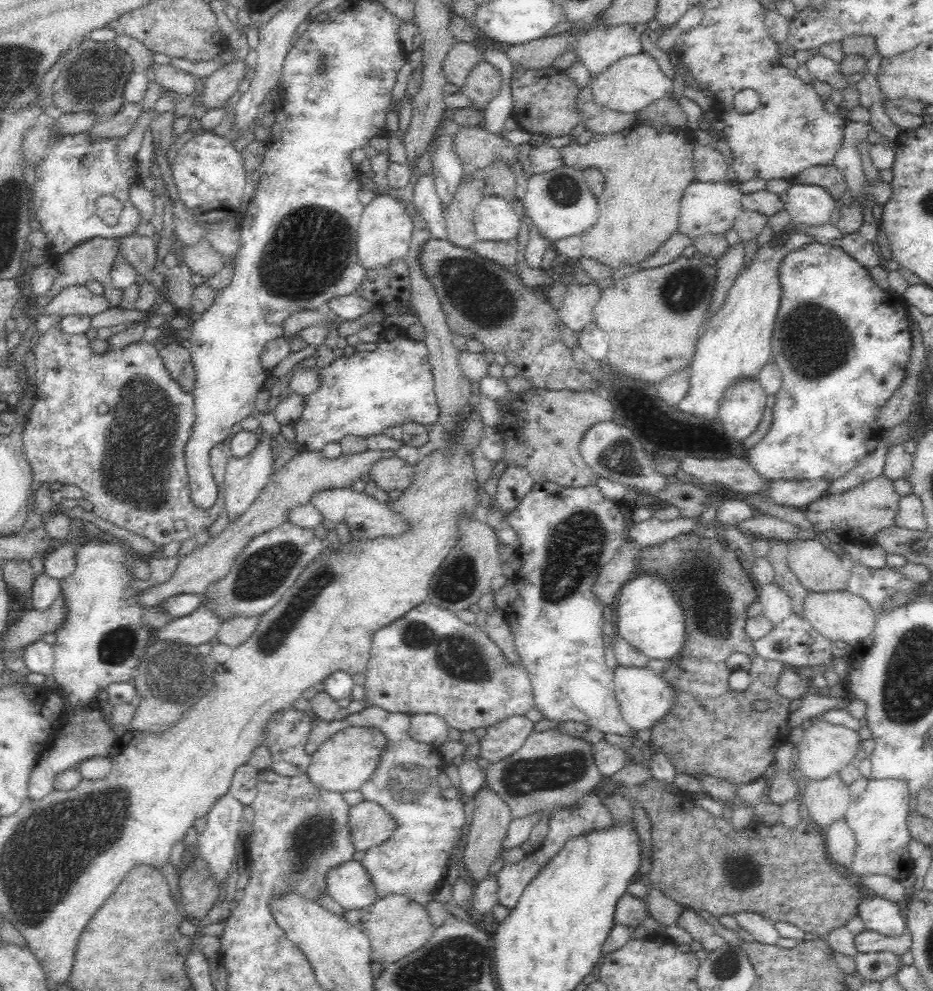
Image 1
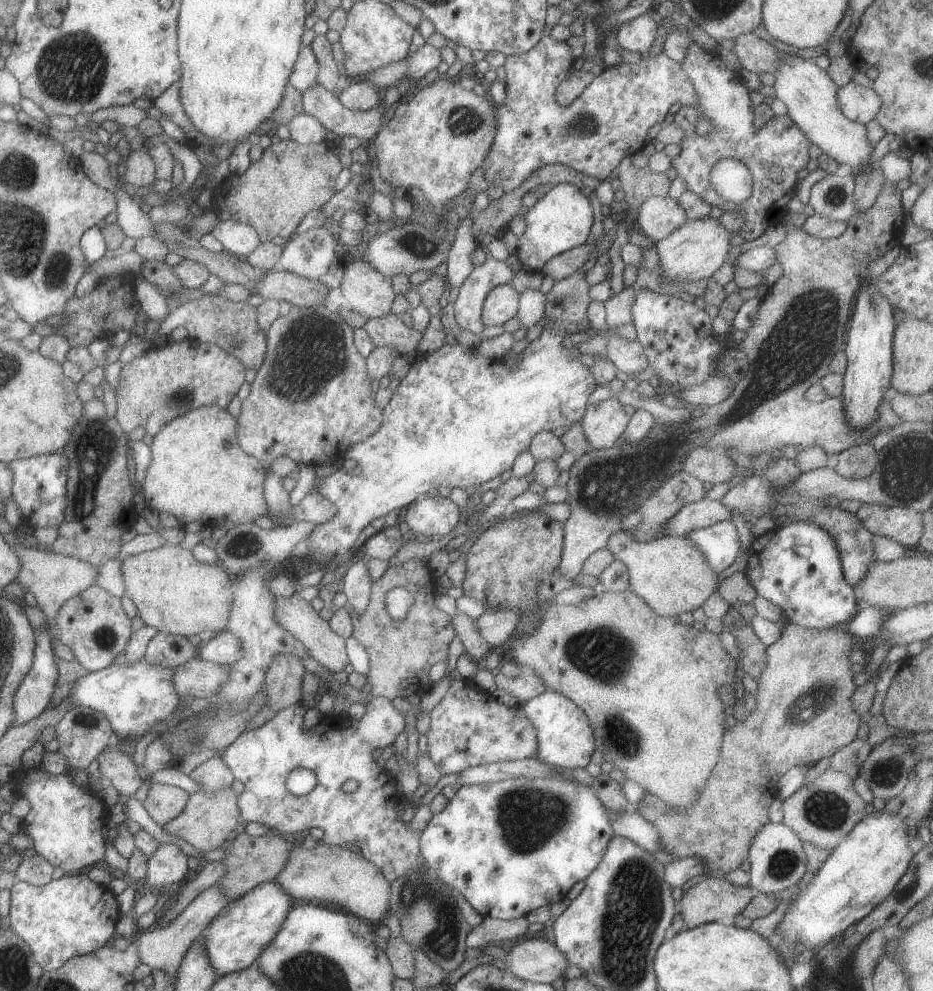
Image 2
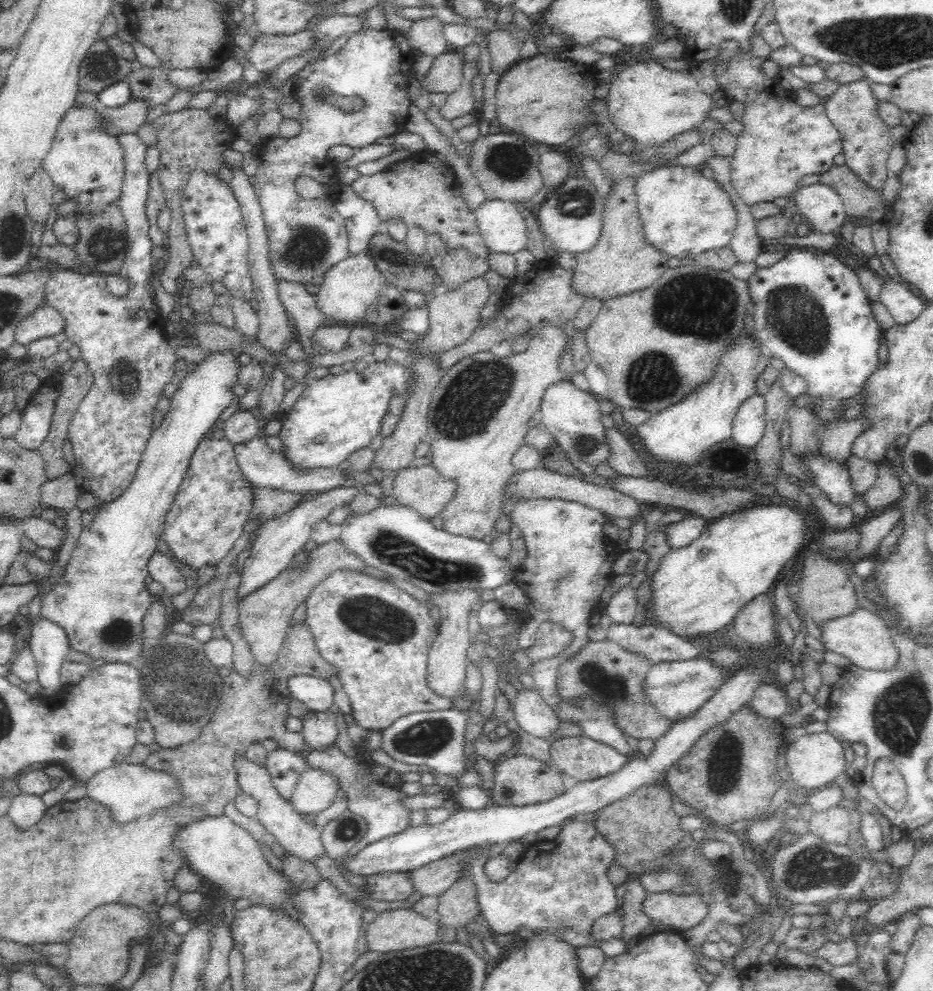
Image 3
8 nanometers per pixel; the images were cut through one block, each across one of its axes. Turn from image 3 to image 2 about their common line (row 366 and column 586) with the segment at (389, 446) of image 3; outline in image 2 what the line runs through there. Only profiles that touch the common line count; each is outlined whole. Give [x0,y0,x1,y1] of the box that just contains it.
[580,395,629,449]

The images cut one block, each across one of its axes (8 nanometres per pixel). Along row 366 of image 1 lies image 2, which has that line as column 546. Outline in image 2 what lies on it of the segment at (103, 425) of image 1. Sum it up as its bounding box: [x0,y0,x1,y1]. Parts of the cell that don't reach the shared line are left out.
[481,35,698,193]

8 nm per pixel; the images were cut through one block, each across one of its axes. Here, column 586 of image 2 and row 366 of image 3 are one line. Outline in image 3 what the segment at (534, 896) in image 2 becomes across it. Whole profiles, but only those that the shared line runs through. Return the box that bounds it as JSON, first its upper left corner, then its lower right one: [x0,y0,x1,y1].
[746,248,880,422]

